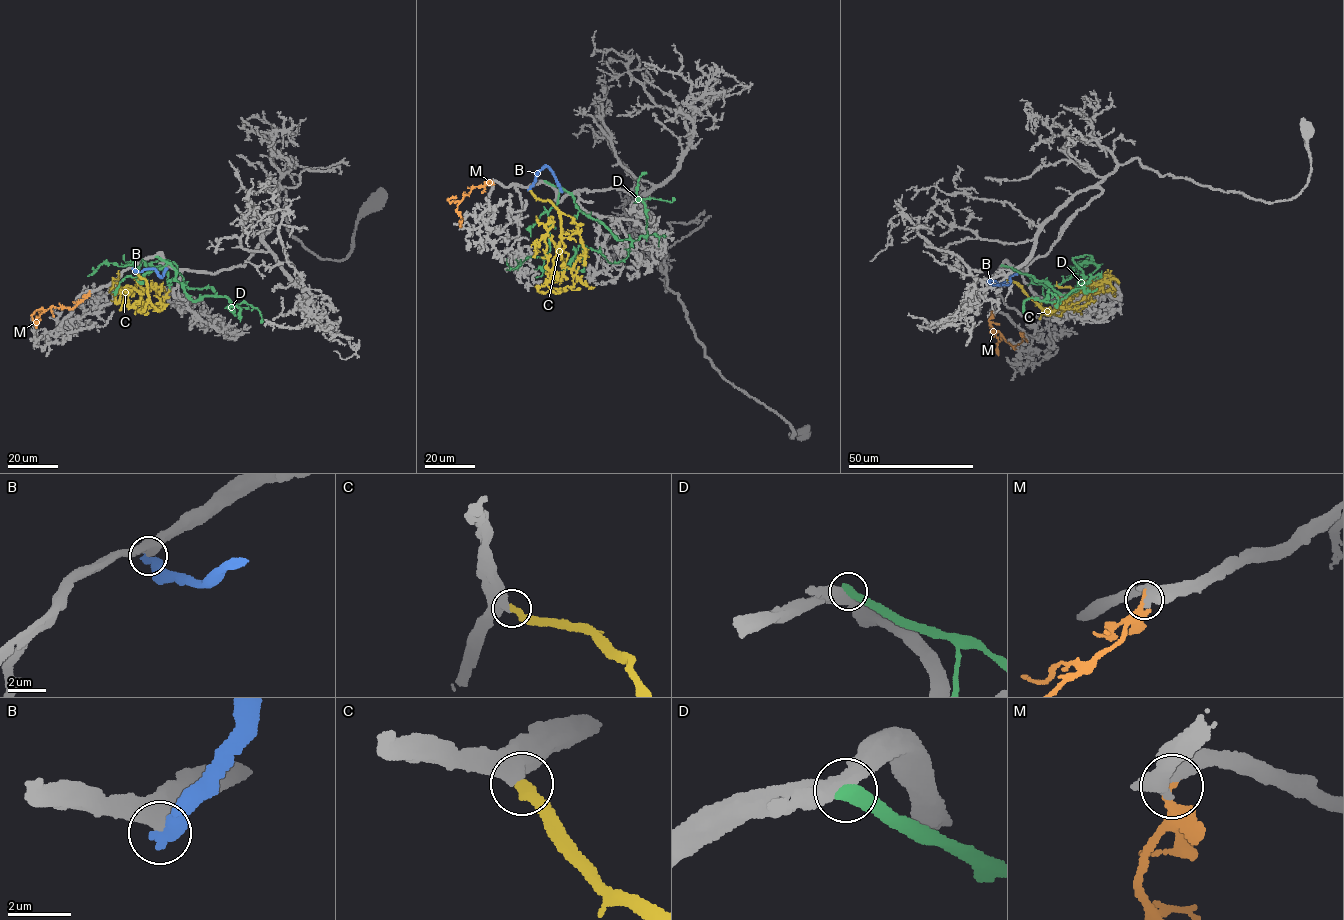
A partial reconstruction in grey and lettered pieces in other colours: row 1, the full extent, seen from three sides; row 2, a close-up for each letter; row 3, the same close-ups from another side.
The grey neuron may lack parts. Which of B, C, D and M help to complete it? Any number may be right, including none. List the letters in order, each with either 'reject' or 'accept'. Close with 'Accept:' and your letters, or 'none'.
B: reject
C: accept
D: reject
M: reject
Accept: C

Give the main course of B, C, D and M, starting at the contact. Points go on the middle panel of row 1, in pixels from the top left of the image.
B: (528, 189), (536, 181), (536, 174), (546, 166), (562, 192)
C: (529, 189), (540, 200), (550, 201), (560, 219), (561, 234), (551, 269), (546, 267), (546, 226), (536, 216)
D: (545, 181), (619, 240), (631, 241), (617, 263), (581, 245), (564, 269), (584, 269), (587, 255)
M: (492, 182), (488, 180), (482, 187), (472, 188), (457, 206), (462, 219), (461, 227)

